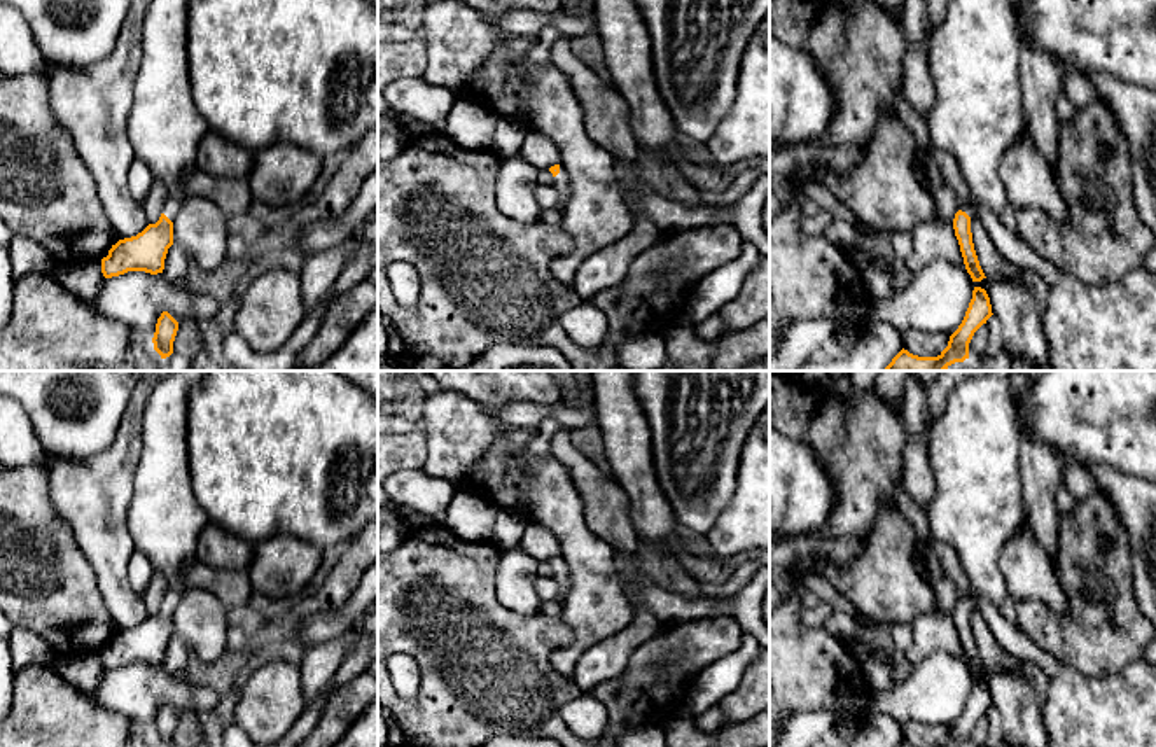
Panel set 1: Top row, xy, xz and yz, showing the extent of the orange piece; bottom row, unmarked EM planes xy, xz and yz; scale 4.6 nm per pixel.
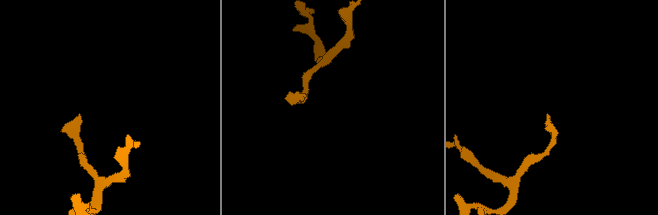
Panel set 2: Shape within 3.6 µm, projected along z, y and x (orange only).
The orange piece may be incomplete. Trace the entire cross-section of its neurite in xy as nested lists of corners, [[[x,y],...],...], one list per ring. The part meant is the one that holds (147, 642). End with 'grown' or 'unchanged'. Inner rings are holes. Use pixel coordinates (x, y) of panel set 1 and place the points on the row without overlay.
[[[173,371],[145,404],[128,530],[136,551],[166,579],[166,593],[156,616],[112,637],[101,651],[105,670],[128,663],[163,665],[173,637],[173,611],[187,591],[185,570],[198,560],[198,537],[210,523],[192,493],[187,460],[189,392],[205,374]]]; grown

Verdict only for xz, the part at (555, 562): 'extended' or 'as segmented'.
extended

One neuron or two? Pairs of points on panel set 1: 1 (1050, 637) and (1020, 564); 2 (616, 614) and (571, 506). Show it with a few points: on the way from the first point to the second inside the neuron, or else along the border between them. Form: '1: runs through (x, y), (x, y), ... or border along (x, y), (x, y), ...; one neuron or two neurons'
1: border along (1016, 604), (1041, 599), (1058, 613), (1069, 613); two neurons
2: runs through (595, 588), (591, 562), (572, 532); one neuron

